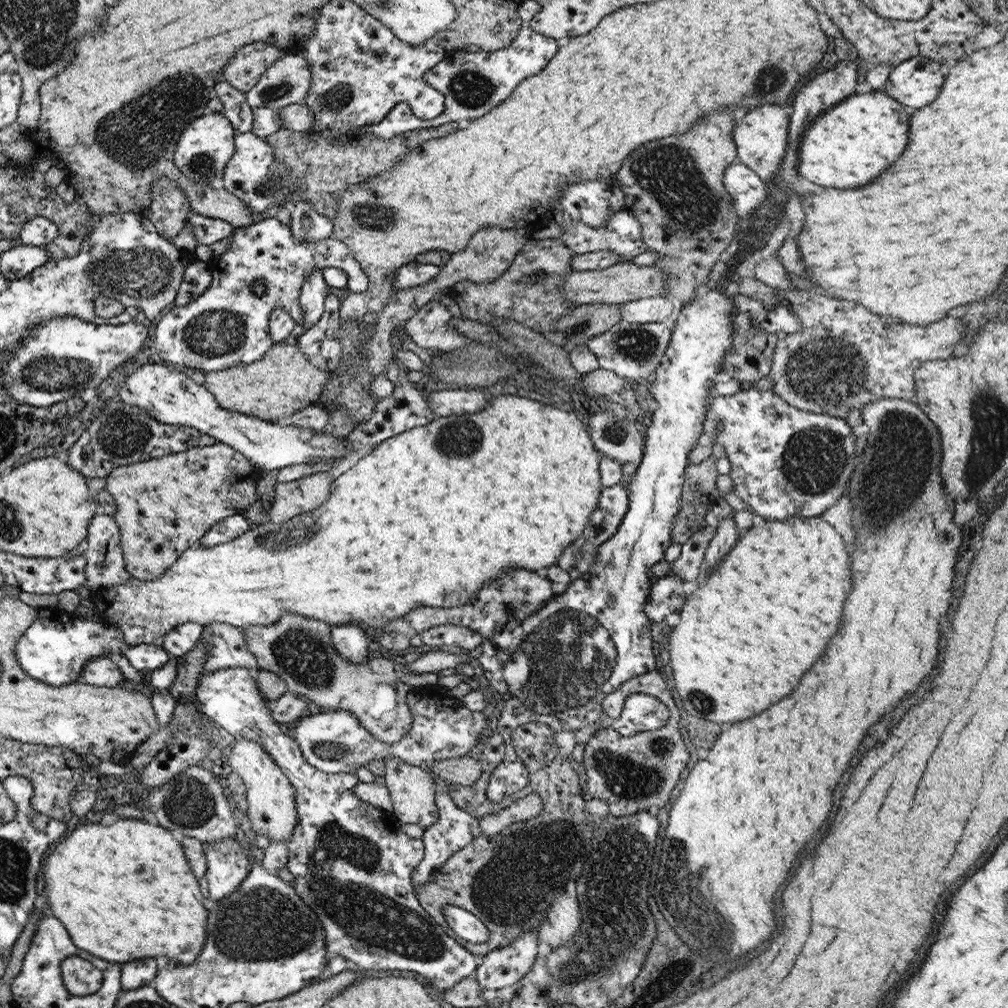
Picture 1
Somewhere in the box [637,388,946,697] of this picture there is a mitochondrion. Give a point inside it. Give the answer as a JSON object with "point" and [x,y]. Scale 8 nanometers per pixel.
{"point":[897,471]}

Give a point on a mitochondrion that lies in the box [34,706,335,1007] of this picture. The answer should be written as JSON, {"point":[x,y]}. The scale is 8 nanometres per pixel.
{"point":[262,925]}

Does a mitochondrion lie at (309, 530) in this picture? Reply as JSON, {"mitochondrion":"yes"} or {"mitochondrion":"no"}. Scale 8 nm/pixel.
{"mitochondrion":"yes"}

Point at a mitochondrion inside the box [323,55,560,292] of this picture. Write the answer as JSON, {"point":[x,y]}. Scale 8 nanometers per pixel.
{"point":[472,89]}

